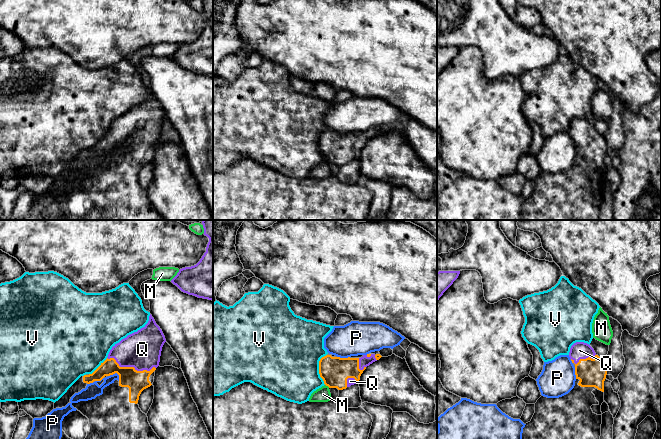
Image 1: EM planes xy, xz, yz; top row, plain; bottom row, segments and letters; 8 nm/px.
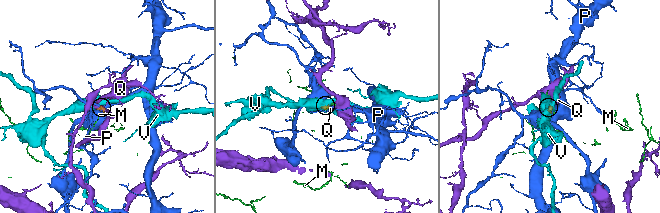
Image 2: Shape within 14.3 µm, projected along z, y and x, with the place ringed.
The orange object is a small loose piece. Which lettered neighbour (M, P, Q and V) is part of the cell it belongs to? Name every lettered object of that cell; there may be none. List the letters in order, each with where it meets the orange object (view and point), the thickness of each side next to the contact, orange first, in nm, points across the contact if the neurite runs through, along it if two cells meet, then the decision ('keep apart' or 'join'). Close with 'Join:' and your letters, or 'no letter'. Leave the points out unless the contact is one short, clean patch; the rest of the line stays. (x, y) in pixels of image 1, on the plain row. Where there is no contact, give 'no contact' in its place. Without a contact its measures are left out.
M: xz (327, 161) | 240/120 nm | along xz (325, 160), (329, 163) | keep apart
P: xy (116, 148) | 170/120 nm | along xy (108, 152), (116, 149), (119, 156) | keep apart
Q: xy (131, 143) | 170/300 nm | join
V: xz (319, 145) | 240/500 nm | along xz (326, 130), (319, 137), (319, 152), (325, 160) | keep apart
Join: Q

